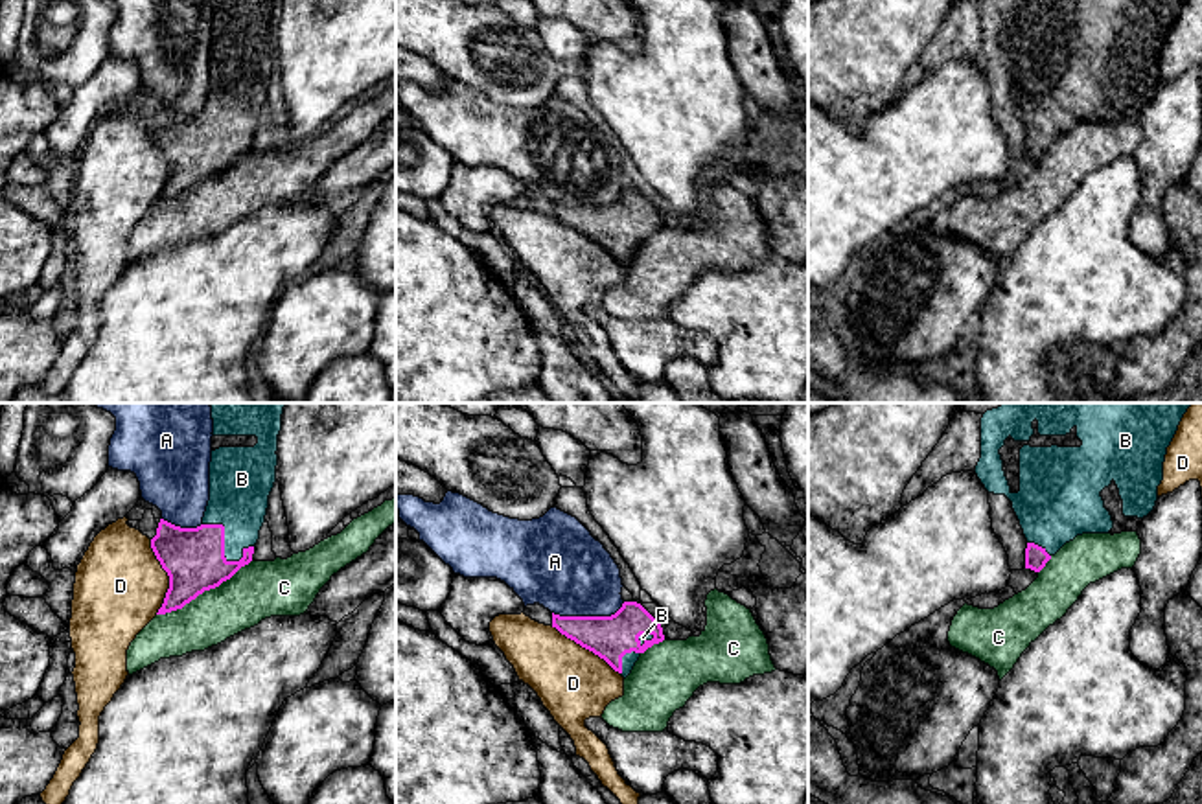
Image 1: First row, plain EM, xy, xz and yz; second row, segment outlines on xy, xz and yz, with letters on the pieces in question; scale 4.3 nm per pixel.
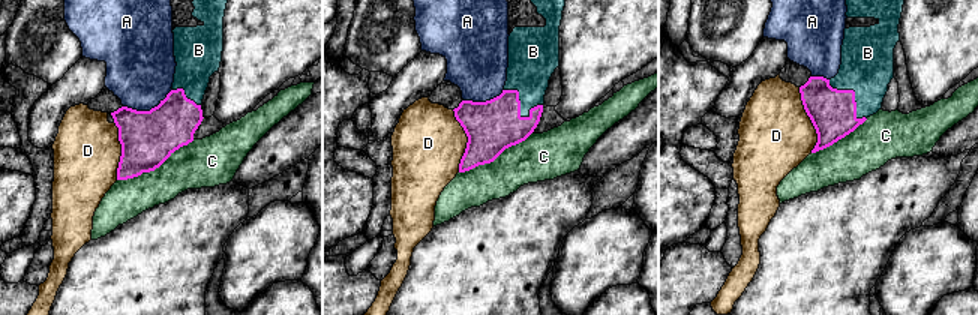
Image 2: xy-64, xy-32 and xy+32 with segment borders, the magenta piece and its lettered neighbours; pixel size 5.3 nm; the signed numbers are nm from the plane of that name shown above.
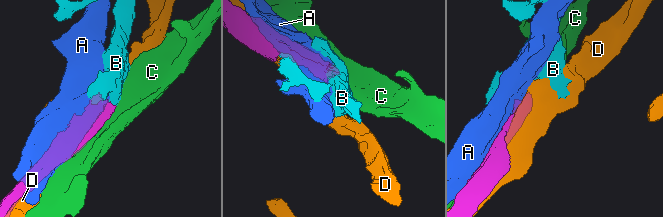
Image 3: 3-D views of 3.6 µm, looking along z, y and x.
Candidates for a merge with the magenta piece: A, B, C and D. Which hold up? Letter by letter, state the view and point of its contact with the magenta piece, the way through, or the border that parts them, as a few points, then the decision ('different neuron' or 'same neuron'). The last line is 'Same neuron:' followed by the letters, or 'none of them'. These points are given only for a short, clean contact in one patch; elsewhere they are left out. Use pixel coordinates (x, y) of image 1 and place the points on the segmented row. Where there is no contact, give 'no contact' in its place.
A: xz (588, 617) | different neuron
B: xy (223, 547) | same neuron
C: xy (205, 589) | different neuron
D: xy (168, 574) | different neuron
Same neuron: B

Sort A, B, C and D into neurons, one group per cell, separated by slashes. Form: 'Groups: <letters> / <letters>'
Groups: A / B / C / D

